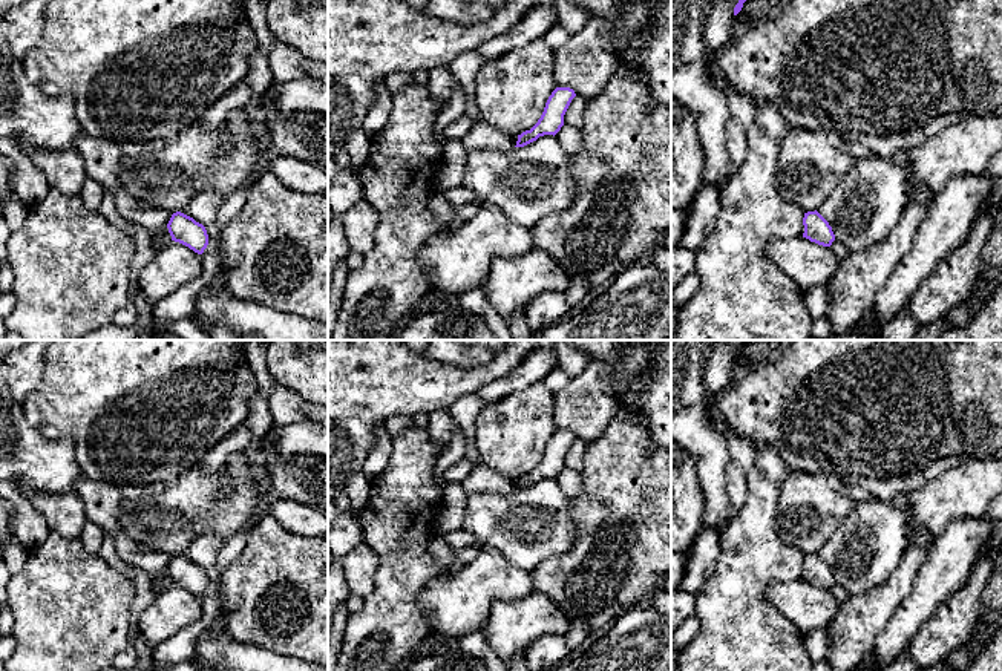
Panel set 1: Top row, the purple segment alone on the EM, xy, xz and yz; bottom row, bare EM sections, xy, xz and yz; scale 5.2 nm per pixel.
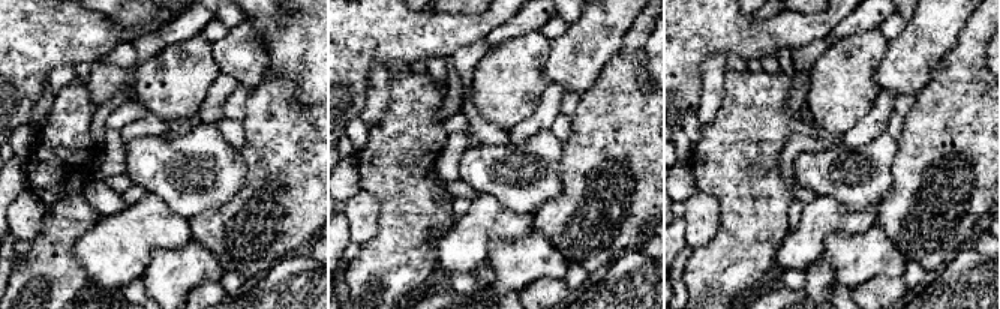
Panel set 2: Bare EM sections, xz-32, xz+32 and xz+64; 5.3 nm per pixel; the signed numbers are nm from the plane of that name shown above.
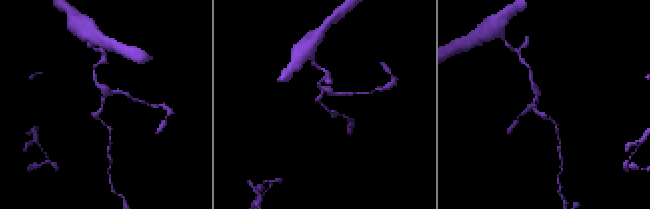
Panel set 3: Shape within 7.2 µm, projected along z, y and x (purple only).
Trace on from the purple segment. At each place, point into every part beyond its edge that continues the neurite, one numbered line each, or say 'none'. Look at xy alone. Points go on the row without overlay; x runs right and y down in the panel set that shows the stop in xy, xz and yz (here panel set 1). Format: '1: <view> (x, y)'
none

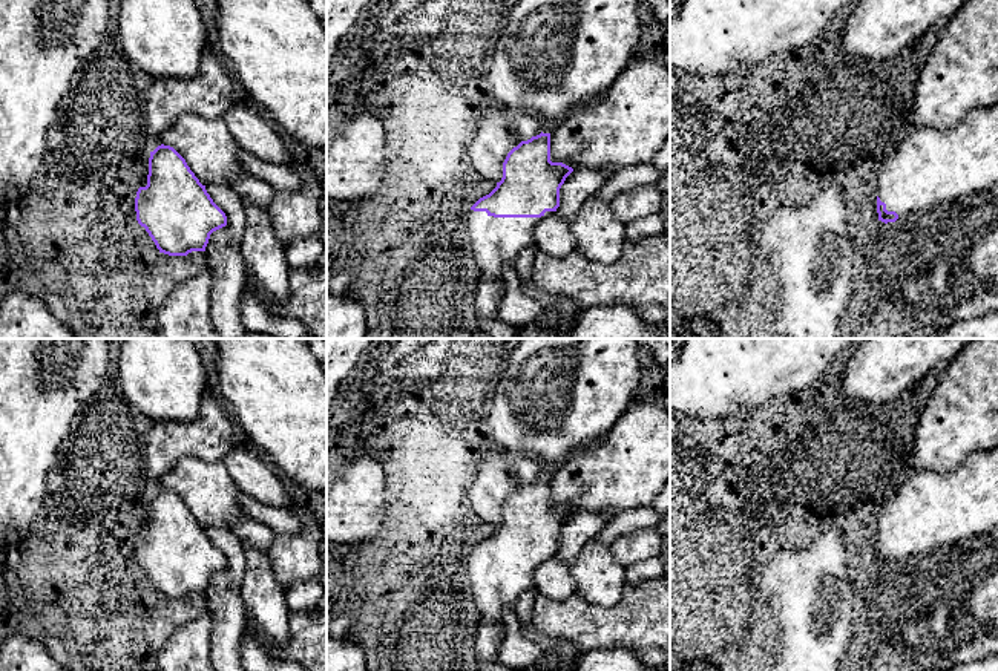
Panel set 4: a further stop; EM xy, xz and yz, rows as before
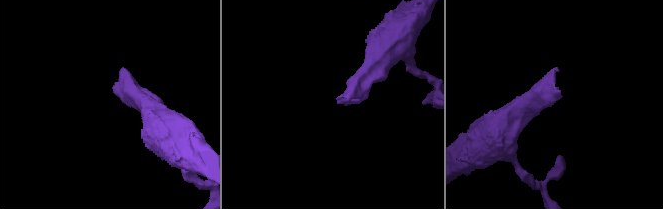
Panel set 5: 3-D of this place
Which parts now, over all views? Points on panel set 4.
1: xz (495, 585)

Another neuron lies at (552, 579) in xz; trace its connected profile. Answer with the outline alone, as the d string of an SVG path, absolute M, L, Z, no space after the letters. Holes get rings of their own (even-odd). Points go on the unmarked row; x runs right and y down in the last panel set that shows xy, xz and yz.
M555 556L541 564L533 573L533 587L540 596L564 601L576 593L576 581L570 573L570 564Z

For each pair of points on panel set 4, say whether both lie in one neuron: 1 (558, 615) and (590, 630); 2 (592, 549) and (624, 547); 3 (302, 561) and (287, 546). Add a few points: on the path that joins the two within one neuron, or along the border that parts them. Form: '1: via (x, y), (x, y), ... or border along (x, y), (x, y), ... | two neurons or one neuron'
1: via (566, 619), (575, 619), (583, 624) | one neuron
2: border along (609, 547), (613, 558), (624, 567) | two neurons
3: via (299, 558), (290, 549) | one neuron

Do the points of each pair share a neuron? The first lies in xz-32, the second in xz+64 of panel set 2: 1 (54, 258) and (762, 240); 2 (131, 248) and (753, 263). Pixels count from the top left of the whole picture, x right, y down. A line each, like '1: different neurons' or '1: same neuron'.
1: same neuron
2: different neurons

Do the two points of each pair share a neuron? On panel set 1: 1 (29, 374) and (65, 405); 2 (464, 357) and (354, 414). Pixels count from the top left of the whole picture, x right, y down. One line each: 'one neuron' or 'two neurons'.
1: two neurons
2: two neurons

